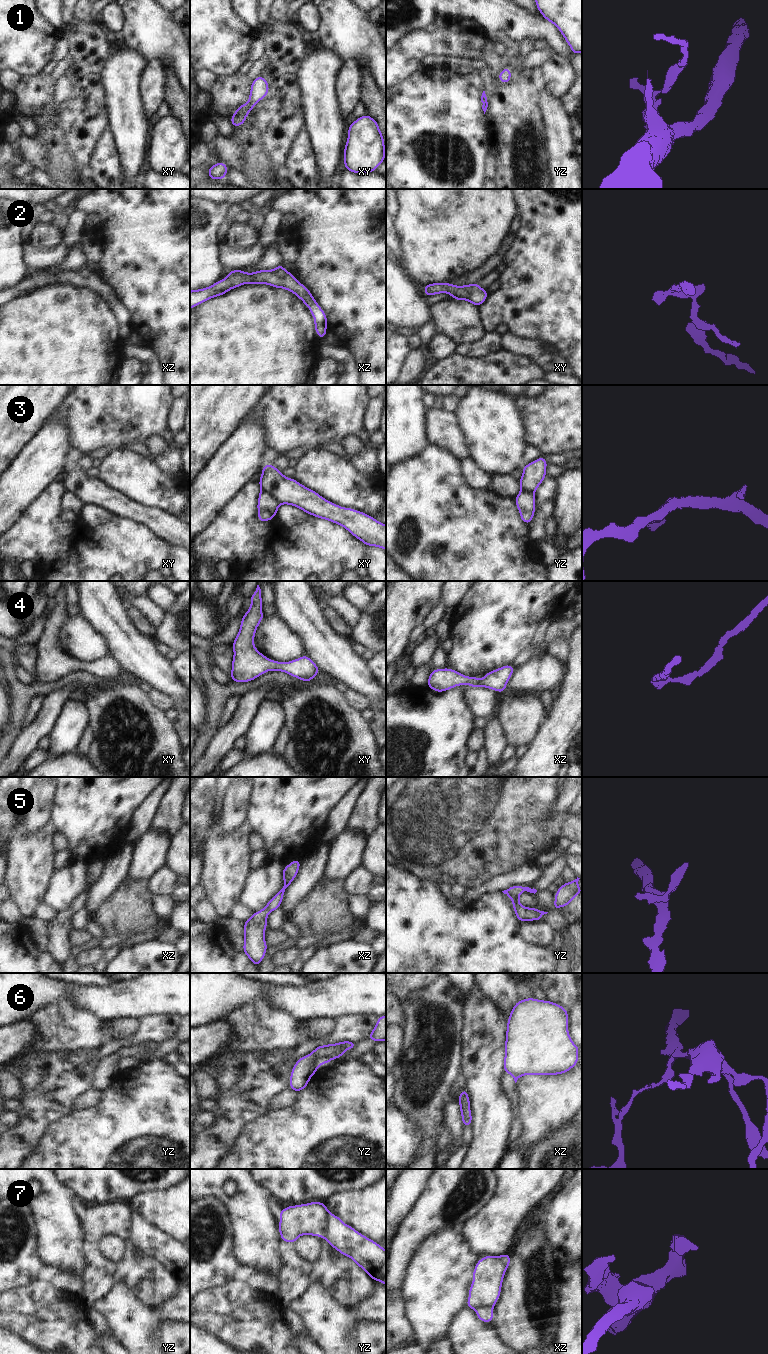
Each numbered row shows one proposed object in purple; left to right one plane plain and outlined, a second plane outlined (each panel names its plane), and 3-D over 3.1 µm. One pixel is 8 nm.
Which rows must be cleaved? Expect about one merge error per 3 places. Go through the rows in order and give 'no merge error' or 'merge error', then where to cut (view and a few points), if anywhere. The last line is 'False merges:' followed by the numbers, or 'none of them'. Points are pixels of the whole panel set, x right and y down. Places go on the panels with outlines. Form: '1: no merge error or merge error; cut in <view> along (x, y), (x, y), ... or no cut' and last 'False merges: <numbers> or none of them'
1: no merge error; no cut
2: no merge error; no cut
3: merge error; cut in xy along (261, 491), (269, 493), (280, 503)
4: no merge error; no cut
5: no merge error; no cut
6: no merge error; no cut
7: merge error; cut in yz along (330, 1213), (327, 1219), (327, 1233), (323, 1237)
False merges: 3, 7

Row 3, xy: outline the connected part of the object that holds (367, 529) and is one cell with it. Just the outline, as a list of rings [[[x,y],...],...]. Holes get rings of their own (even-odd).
[[[273,464],[261,469],[260,491],[273,496],[280,504],[296,506],[307,514],[329,520],[343,526],[366,546],[376,546],[386,550],[386,525],[375,518],[354,510],[343,508],[328,500],[314,490],[306,488],[298,481],[287,478]]]

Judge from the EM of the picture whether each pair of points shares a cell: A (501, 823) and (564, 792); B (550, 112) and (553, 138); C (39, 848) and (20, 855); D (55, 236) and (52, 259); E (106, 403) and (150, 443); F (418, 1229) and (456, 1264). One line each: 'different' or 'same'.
A: different
B: same
C: same
D: different
E: different
F: different

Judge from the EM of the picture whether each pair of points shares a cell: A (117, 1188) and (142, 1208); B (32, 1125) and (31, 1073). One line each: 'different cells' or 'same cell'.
A: different cells
B: same cell

